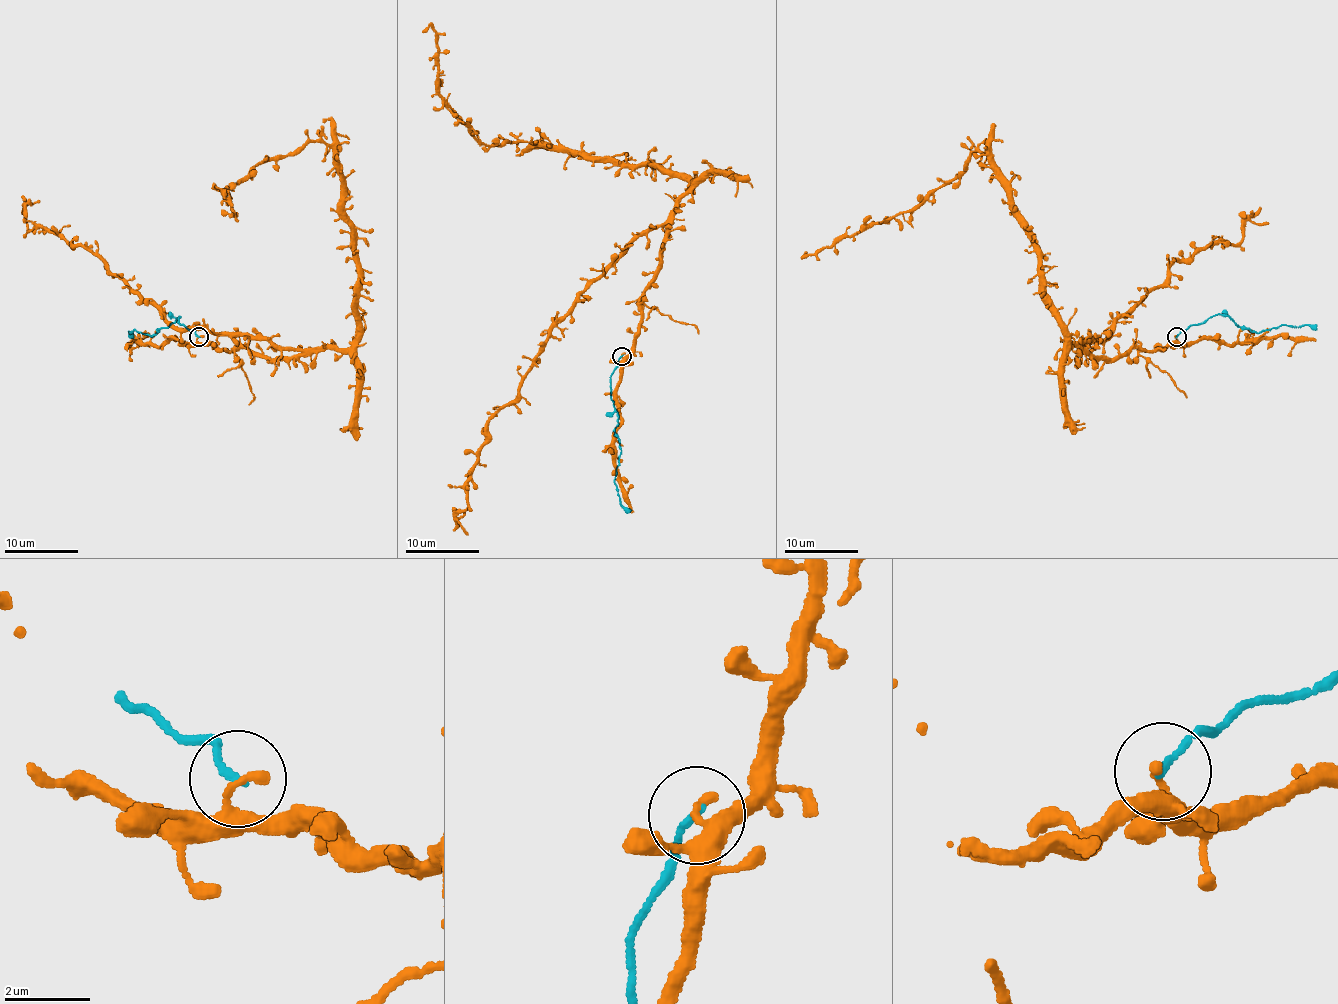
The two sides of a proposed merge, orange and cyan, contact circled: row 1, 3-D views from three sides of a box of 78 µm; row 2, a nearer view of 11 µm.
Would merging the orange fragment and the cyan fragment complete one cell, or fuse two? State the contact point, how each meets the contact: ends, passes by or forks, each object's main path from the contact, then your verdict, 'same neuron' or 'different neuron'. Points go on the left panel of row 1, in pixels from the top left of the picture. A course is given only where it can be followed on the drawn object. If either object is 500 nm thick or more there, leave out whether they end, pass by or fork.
at (198, 336); orange ends there; cyan ends there; orange runs (197, 337), (271, 359), (355, 336), (355, 236), (332, 149), (259, 161), (221, 210); cyan runs (199, 337), (179, 324), (179, 316), (154, 335), (145, 335), (133, 330), (129, 332), (134, 337); different neuron

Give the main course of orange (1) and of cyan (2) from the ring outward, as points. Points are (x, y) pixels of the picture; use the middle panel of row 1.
1: (621, 356), (686, 180), (537, 143), (477, 143), (446, 107), (435, 37), (422, 32)
2: (622, 356), (610, 378), (620, 464), (614, 483), (620, 502), (631, 510)

